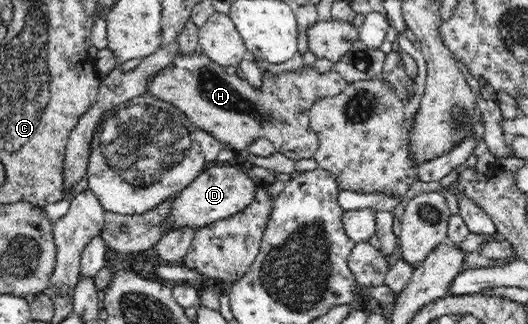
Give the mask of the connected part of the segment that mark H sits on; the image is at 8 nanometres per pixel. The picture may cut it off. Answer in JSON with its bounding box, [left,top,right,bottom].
[148,52,349,161]

